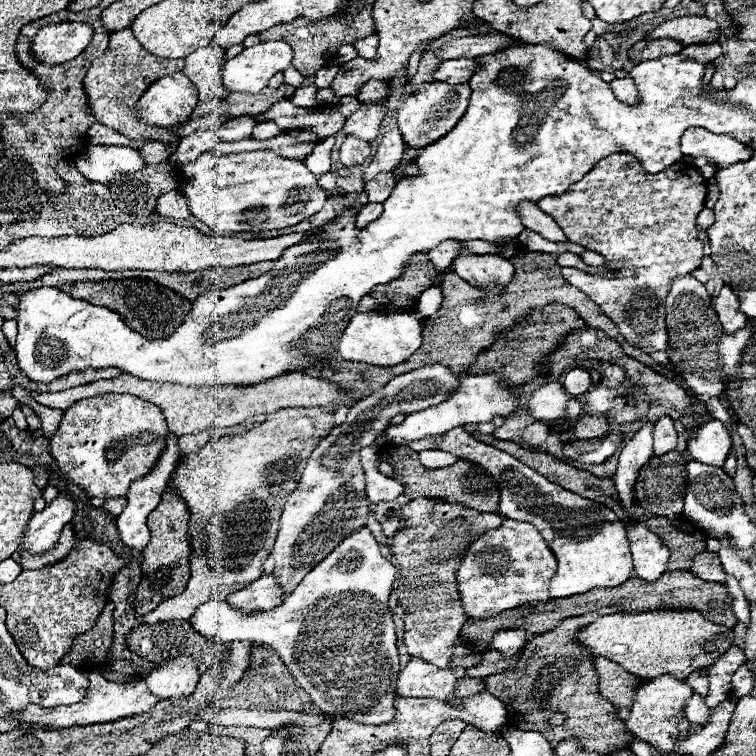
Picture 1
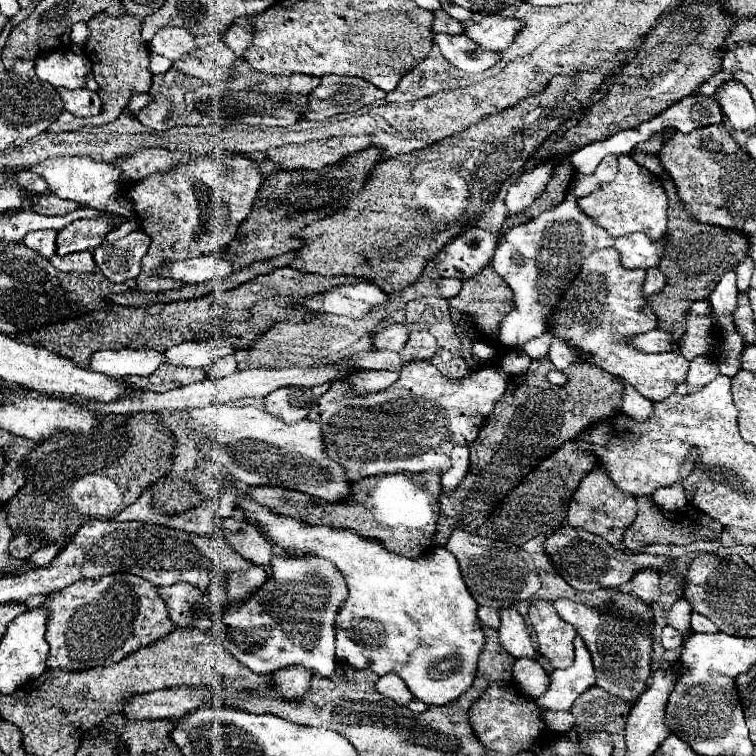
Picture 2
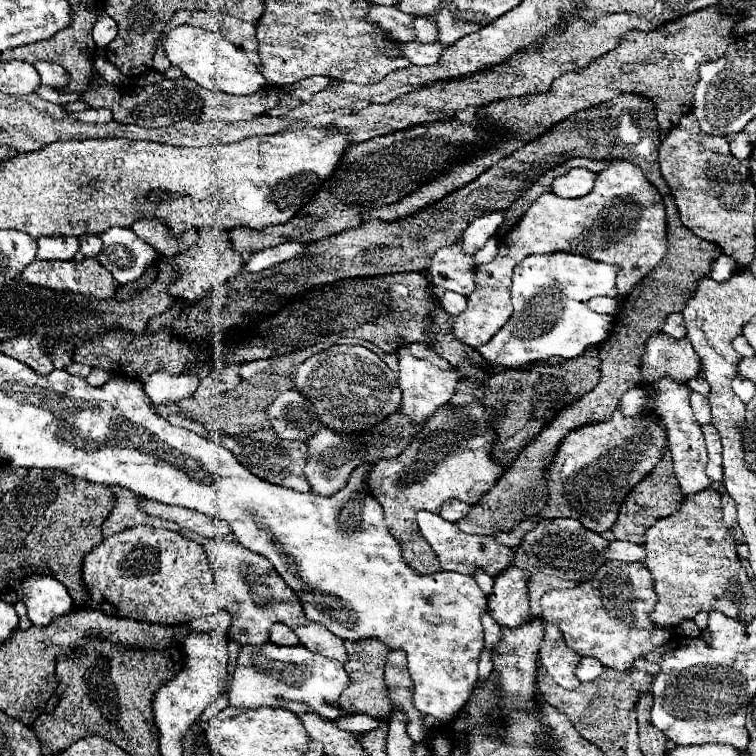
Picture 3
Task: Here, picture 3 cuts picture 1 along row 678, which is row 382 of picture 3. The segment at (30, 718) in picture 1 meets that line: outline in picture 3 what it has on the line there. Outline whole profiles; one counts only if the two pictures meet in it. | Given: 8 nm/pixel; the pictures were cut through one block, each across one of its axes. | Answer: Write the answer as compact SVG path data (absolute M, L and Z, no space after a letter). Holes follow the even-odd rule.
M96 368L88 374L88 382L90 382L92 386L98 386L98 388L100 388L100 386L104 386L110 378L112 378L112 374L110 374L110 372L106 372L106 370L96 370Z

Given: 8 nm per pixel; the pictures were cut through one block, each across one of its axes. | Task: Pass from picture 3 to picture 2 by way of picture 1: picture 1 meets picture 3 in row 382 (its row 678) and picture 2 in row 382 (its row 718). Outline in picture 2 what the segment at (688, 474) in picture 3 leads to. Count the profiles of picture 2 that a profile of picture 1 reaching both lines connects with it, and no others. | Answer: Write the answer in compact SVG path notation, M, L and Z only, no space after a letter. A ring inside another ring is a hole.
M614 248L596 250L586 258L578 276L564 290L556 312L548 318L548 328L542 336L530 338L520 348L532 360L548 356L554 338L564 340L568 346L588 354L584 362L594 364L614 376L620 376L632 384L644 398L656 402L676 392L676 386L686 380L688 360L678 352L648 354L638 350L628 340L636 334L650 332L658 326L648 298L642 294L646 270L628 270L620 262L620 254Z

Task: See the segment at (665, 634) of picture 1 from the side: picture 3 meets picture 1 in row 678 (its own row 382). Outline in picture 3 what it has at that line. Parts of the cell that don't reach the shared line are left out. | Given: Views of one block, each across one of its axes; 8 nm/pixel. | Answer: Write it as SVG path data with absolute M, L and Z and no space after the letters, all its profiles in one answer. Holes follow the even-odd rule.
M660 332L646 342L642 358L642 378L644 384L656 382L656 378L662 376L670 376L676 382L688 382L688 378L700 374L700 366L700 358L696 352L692 352L688 338L676 340Z

